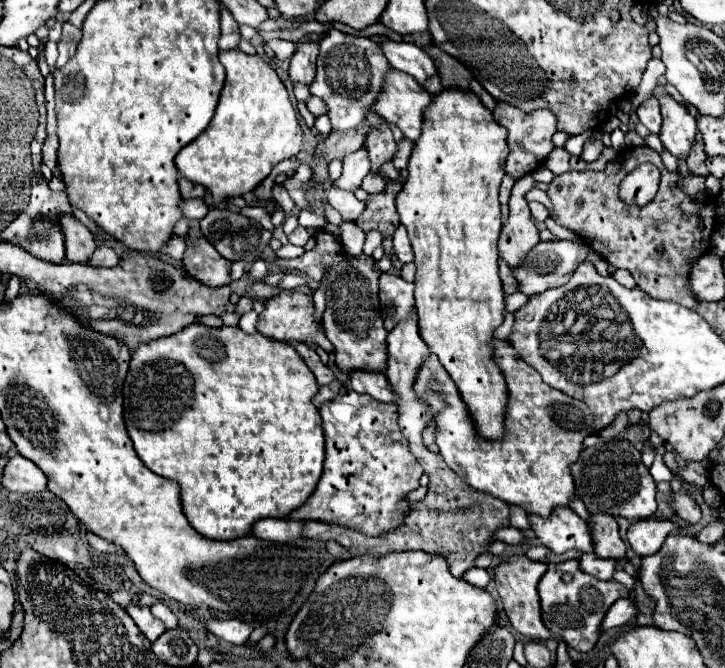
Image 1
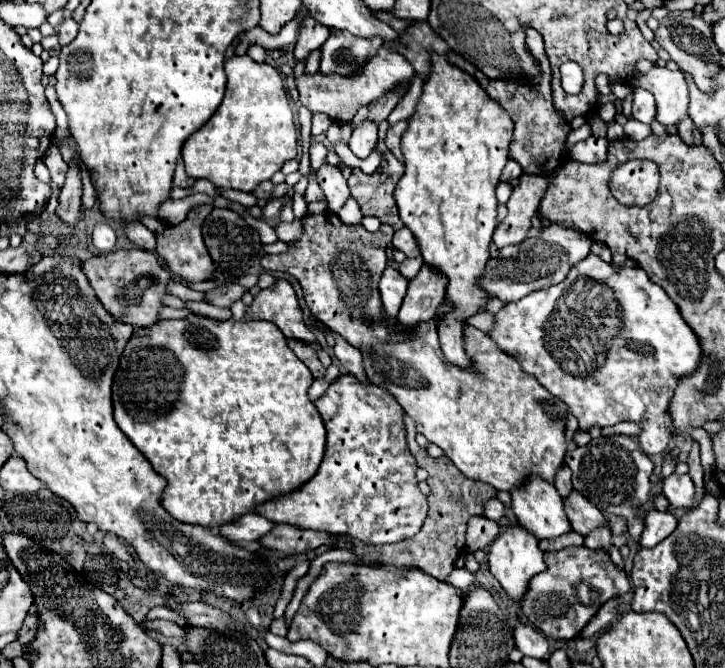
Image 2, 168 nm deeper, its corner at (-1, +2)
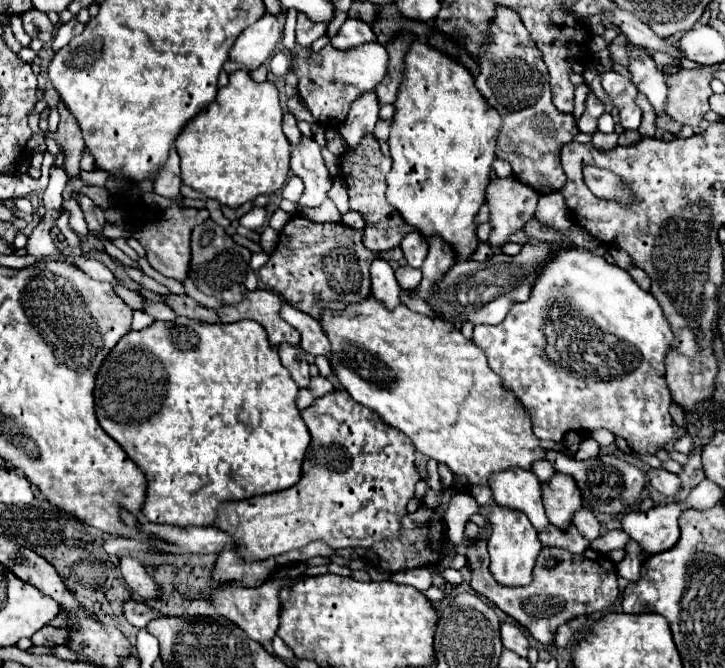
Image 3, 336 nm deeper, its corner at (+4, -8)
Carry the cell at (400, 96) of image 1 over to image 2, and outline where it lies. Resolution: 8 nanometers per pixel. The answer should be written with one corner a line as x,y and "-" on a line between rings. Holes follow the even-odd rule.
382,46
378,54
374,54
374,58
366,62
366,66
362,68
362,74
352,74
350,78
340,78
338,74
322,74
322,72
302,74
296,80
296,86
300,92
300,102
312,114
322,112
322,114
328,114
336,122
352,122
358,108
368,106
374,98
380,98
388,90
394,90
396,86
410,82
414,76
416,76
414,68
410,66
410,62
406,62
402,54
394,54
394,50
386,50

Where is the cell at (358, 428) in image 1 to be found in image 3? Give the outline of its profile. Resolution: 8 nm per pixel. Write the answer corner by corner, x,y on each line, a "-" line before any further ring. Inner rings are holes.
333,390
317,398
309,408
301,410
301,416
311,432
311,446
303,464
303,478
285,492
239,500
233,504
221,504
217,528
233,532
237,536
239,552
245,552
249,560
277,556
295,548
303,548
309,542
321,540
333,550
347,546
371,548
375,542
393,542
401,536
401,522
407,514
405,506
415,494
419,480
415,470
413,442
397,428
391,428
373,410
357,404
349,392

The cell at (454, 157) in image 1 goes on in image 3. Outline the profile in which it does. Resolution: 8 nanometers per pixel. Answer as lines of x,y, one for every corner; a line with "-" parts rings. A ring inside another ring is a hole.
419,40
411,44
409,56
405,56
405,84
401,84
401,96
397,96
389,132
393,168
387,176
387,202
409,226
425,236
425,240
431,236
445,240
455,252
455,262
469,260
479,244
475,218
491,182
491,166
497,160
495,144
501,126
501,116
483,100
475,88
473,76
461,64

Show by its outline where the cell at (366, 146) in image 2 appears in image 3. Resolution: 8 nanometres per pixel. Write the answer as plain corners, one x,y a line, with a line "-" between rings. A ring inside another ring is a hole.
369,92
369,96
361,96
357,104
353,104
349,116
345,118
345,124
341,124
339,132
347,146
351,150
357,150
361,146
361,140
367,132
375,130
375,122
379,120
379,104
375,98
375,92

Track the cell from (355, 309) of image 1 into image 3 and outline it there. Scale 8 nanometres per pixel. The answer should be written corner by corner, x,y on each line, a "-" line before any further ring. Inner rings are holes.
293,216
279,234
279,244
269,262
259,270
259,278
291,306
321,322
325,310
345,310
347,304
357,304
371,294
369,268
377,258
381,258
377,252
363,246
361,230

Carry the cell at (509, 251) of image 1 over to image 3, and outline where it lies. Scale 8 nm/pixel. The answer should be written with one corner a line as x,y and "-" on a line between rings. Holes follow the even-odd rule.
515,176
495,178
487,190
487,204
491,208
491,236
489,246
501,250
511,234
521,230
535,214
539,194
521,184

